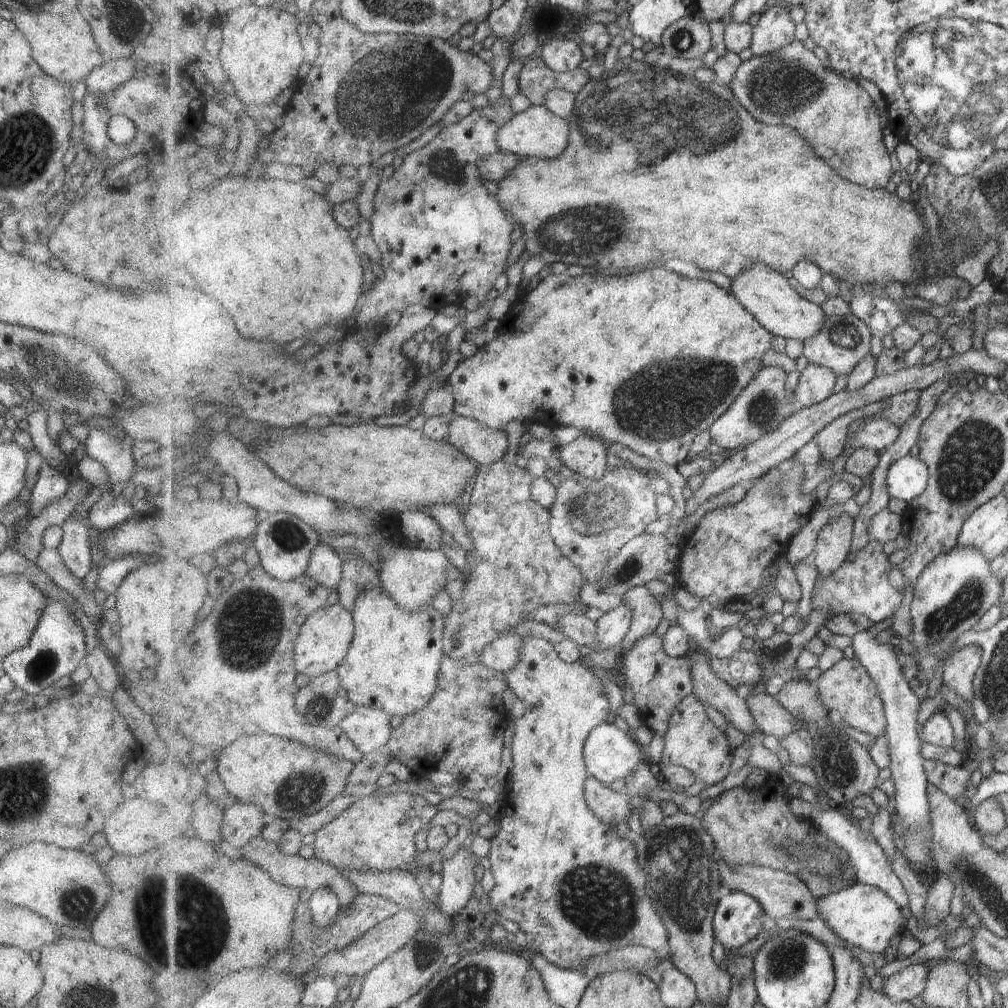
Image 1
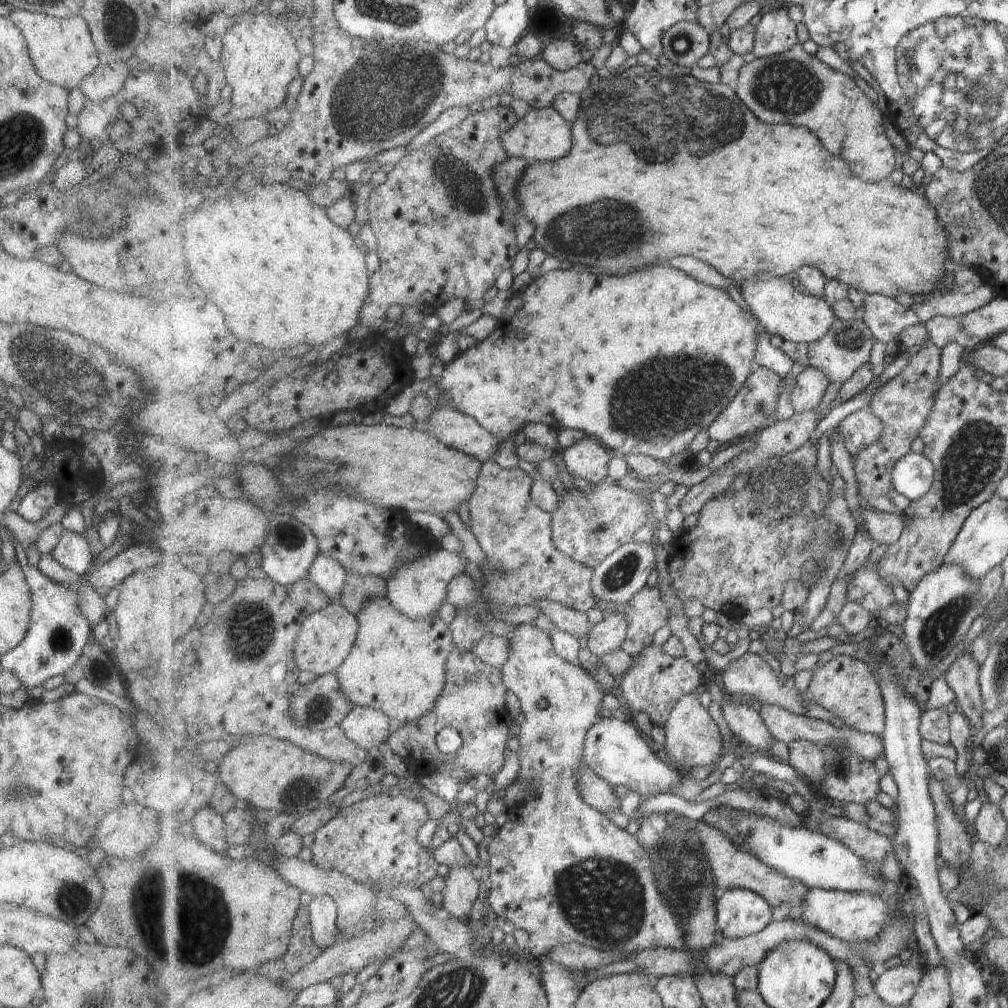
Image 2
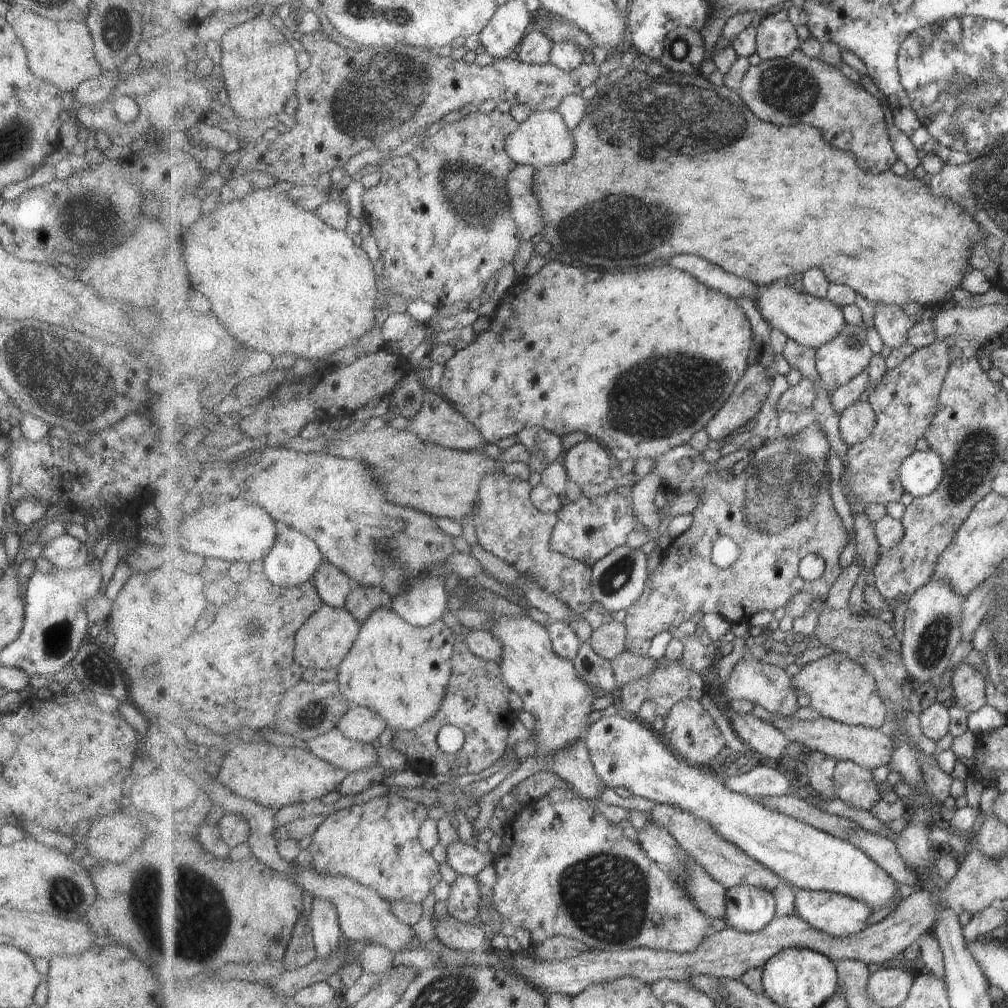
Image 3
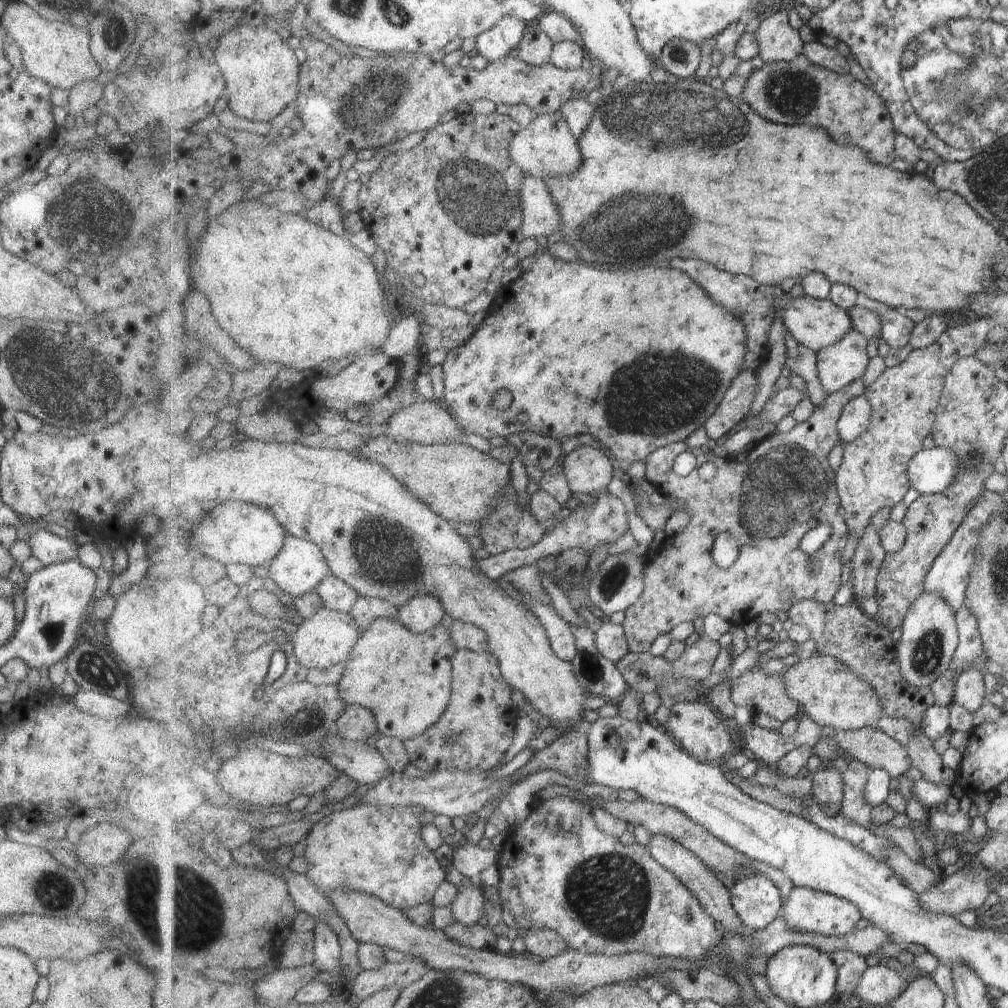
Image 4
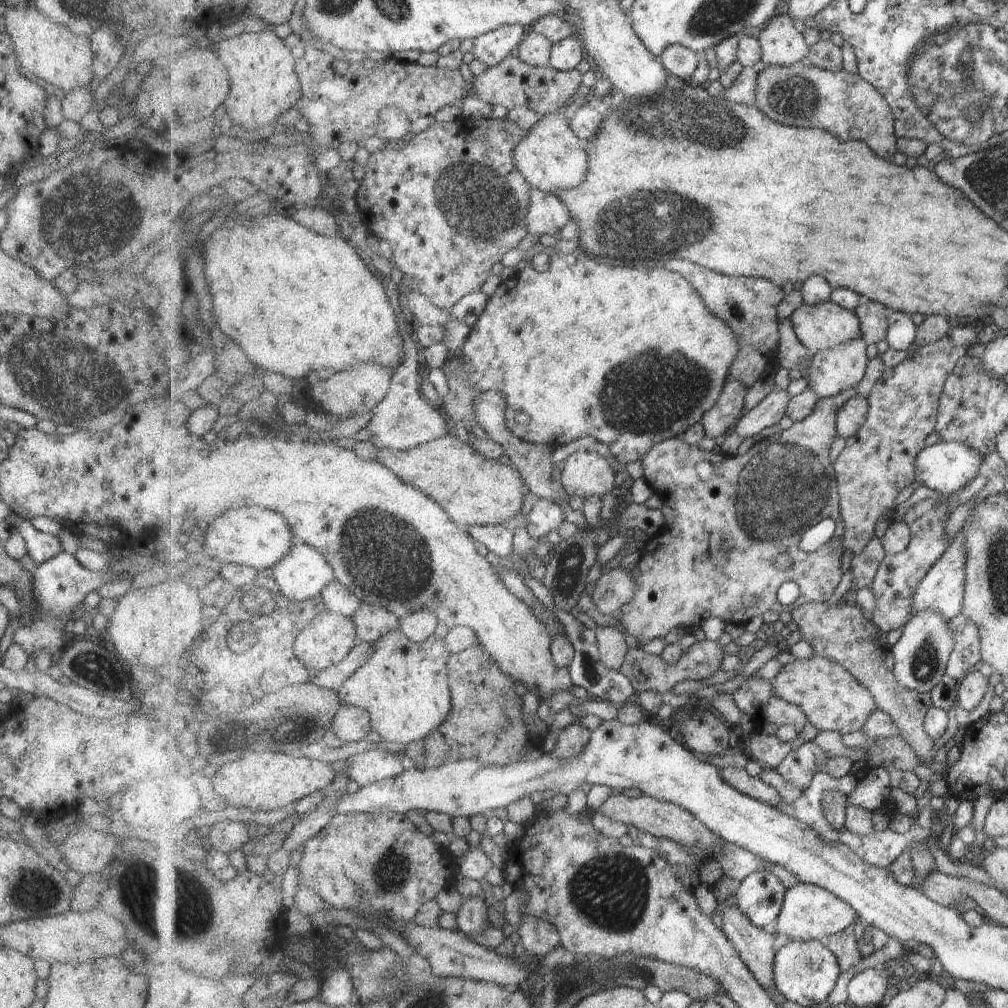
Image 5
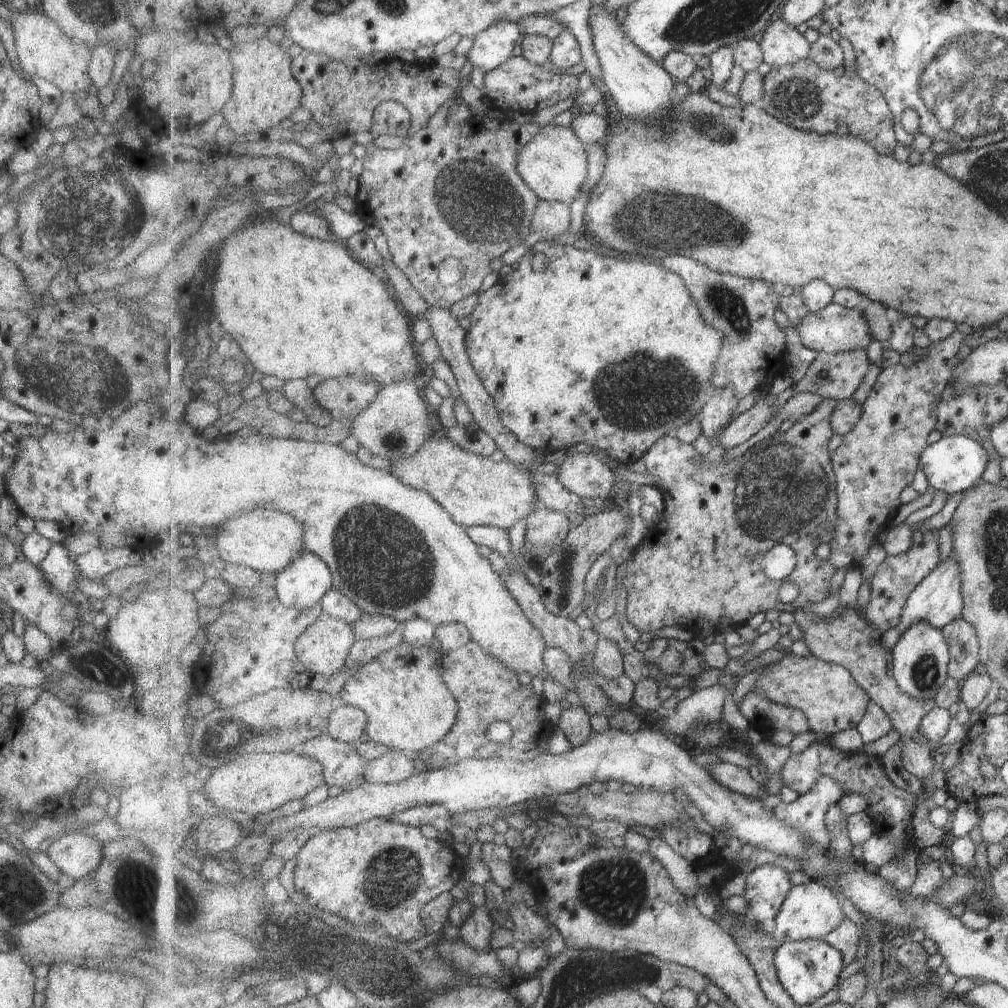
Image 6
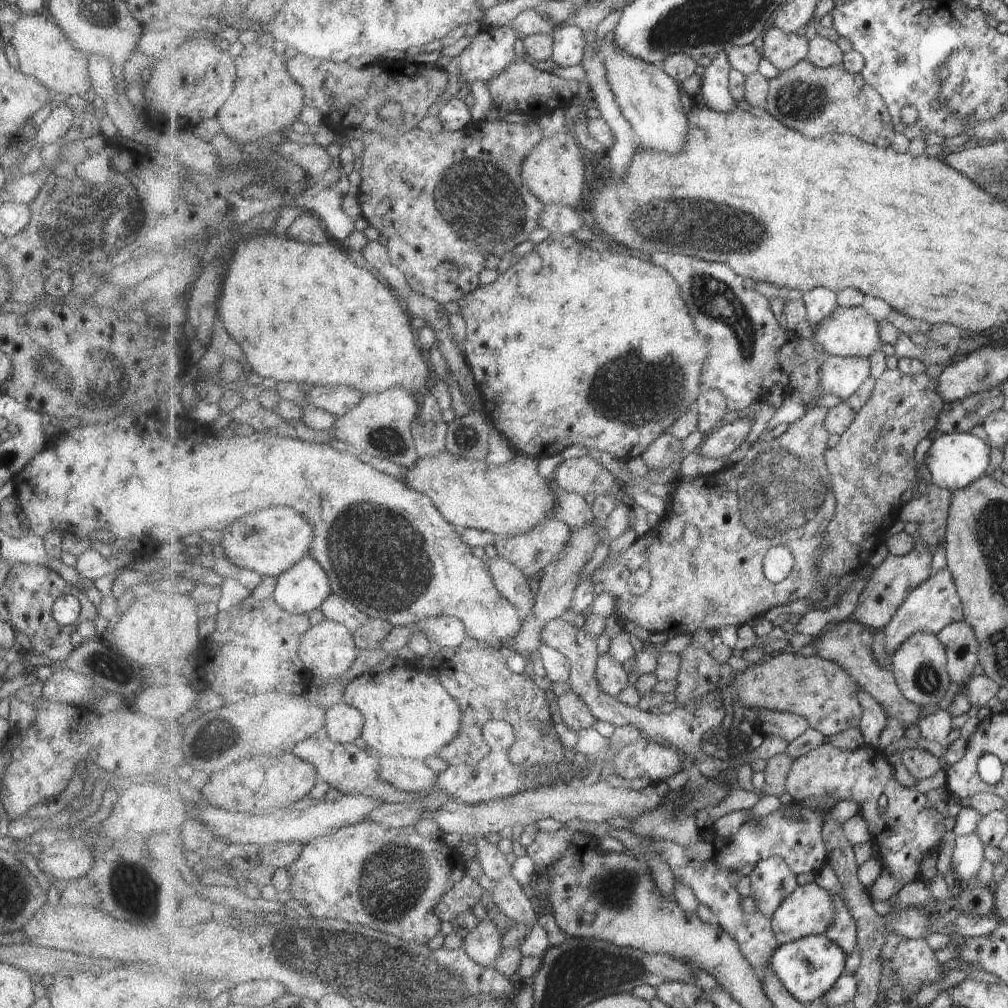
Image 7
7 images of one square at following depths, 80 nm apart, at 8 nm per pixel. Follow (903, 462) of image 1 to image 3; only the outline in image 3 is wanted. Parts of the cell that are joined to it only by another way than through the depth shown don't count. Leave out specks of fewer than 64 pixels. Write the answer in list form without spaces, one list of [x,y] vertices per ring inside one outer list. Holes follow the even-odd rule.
[[[929,449],[915,451],[904,460],[900,468],[903,488],[913,497],[929,496],[944,479],[942,456]]]

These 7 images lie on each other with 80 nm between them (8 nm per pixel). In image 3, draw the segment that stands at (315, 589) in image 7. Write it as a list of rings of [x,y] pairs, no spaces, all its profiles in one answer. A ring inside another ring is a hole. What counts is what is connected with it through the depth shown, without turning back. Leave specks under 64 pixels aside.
[[[276,521],[276,523],[278,535],[272,549],[262,560],[263,572],[266,573],[273,584],[284,589],[294,589],[313,581],[316,572],[325,562],[325,555],[321,552],[320,546],[289,523],[281,521]]]

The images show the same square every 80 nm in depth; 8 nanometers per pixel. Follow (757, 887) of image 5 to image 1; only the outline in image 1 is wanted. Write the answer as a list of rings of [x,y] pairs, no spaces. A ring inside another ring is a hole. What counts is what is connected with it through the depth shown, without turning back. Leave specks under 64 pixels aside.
[[[725,891],[714,916],[716,940],[725,950],[741,949],[759,934],[767,919],[766,910],[756,898],[741,891]]]

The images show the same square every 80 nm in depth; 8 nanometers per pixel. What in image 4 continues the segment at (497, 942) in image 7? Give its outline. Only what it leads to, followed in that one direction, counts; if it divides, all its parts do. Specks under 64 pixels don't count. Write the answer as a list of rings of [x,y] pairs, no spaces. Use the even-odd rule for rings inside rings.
[[[468,880],[457,888],[457,894],[450,910],[453,918],[465,926],[483,923],[485,897],[477,881]]]

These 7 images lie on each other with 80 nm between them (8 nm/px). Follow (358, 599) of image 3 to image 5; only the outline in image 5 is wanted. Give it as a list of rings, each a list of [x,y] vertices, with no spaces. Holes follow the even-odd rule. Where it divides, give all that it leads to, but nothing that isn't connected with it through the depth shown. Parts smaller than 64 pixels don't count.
[[[362,603],[351,618],[356,624],[359,642],[373,644],[381,636],[400,630],[400,618],[388,608]]]

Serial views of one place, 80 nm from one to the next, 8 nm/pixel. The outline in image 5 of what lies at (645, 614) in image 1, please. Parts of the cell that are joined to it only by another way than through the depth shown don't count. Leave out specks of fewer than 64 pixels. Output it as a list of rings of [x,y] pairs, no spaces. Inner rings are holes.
[[[848,388],[835,396],[818,399],[812,413],[807,418],[802,421],[797,421],[787,430],[778,431],[769,437],[765,437],[757,441],[743,455],[733,456],[727,455],[723,452],[716,453],[714,451],[704,451],[697,446],[687,444],[681,436],[673,437],[672,439],[667,439],[656,444],[656,446],[653,447],[647,455],[645,455],[643,460],[644,479],[654,492],[664,501],[664,503],[674,509],[677,516],[671,525],[666,524],[659,534],[649,537],[642,550],[643,554],[641,561],[632,569],[632,575],[636,578],[638,587],[635,598],[629,604],[626,604],[621,610],[621,624],[624,626],[624,631],[627,634],[636,638],[636,648],[643,648],[645,644],[649,644],[649,642],[651,642],[651,640],[655,640],[655,638],[665,638],[671,630],[675,630],[675,628],[679,628],[679,626],[687,628],[701,626],[703,621],[706,621],[711,617],[722,618],[726,623],[734,622],[746,625],[750,620],[753,620],[757,616],[761,617],[761,614],[765,614],[765,612],[792,613],[796,604],[802,605],[812,602],[827,603],[831,600],[831,598],[833,598],[833,594],[835,594],[837,586],[841,584],[841,576],[843,576],[844,573],[844,571],[841,570],[841,556],[843,556],[844,553],[843,544],[846,528],[844,525],[844,517],[840,511],[840,491],[836,479],[837,470],[834,468],[834,463],[831,462],[830,450],[832,449],[833,443],[836,441],[836,438],[839,436],[836,424],[840,408],[843,407],[849,399],[852,399],[857,395],[857,388]],[[703,460],[709,461],[713,468],[711,478],[704,482],[701,478],[699,478],[699,474],[695,472],[697,464],[699,464],[699,462],[703,462]],[[823,519],[835,520],[837,523],[837,536],[827,542],[827,544],[824,544],[818,551],[806,553],[804,550],[801,550],[799,543],[801,542],[803,535],[807,534],[807,531],[810,528],[819,524],[819,522]],[[725,549],[728,550],[727,557],[722,555],[722,552]],[[783,553],[789,553],[792,560],[792,565],[787,568],[786,571],[780,571],[774,567],[774,562]],[[787,580],[792,580],[800,588],[800,594],[796,600],[796,604],[783,605],[779,602],[779,600],[777,600],[777,592],[779,592],[779,588],[781,588]]]

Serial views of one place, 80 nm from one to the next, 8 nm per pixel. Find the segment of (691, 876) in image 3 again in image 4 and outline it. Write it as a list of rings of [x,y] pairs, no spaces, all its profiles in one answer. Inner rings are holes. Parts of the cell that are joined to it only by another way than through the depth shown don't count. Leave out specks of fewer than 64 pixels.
[[[664,834],[651,835],[648,840],[648,846],[651,854],[671,872],[677,875],[682,884],[697,897],[698,902],[716,921],[723,926],[723,930],[727,935],[734,935],[740,928],[745,926],[741,920],[740,914],[733,908],[730,890],[728,890],[717,878],[715,873],[700,859],[693,854],[688,848],[685,848],[680,842],[674,838]]]

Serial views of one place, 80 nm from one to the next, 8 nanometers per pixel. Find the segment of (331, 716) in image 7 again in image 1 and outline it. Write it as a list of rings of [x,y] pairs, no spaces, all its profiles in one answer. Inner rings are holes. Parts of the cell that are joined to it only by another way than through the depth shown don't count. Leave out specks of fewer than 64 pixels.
[[[360,705],[357,711],[342,722],[341,727],[353,744],[367,755],[388,748],[393,732],[389,718],[390,714],[384,710]]]

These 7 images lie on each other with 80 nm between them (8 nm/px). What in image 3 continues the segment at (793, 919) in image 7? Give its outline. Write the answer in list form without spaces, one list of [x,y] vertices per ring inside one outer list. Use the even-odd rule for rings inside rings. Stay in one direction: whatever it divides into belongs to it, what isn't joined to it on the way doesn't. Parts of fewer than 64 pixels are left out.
[[[797,888],[794,914],[803,917],[813,928],[826,932],[833,937],[850,937],[869,928],[873,909],[864,901],[855,897],[829,891],[810,891]]]

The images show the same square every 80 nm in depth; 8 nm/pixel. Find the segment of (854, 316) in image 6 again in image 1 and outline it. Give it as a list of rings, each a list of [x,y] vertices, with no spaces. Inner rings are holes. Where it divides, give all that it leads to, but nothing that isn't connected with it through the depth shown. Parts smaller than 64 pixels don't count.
[[[751,265],[740,272],[733,280],[729,280],[727,288],[737,297],[737,300],[749,311],[761,326],[769,329],[775,336],[783,339],[795,339],[805,342],[820,333],[825,319],[821,305],[816,305],[799,296],[791,284],[787,282],[788,275],[773,270],[769,265]]]

